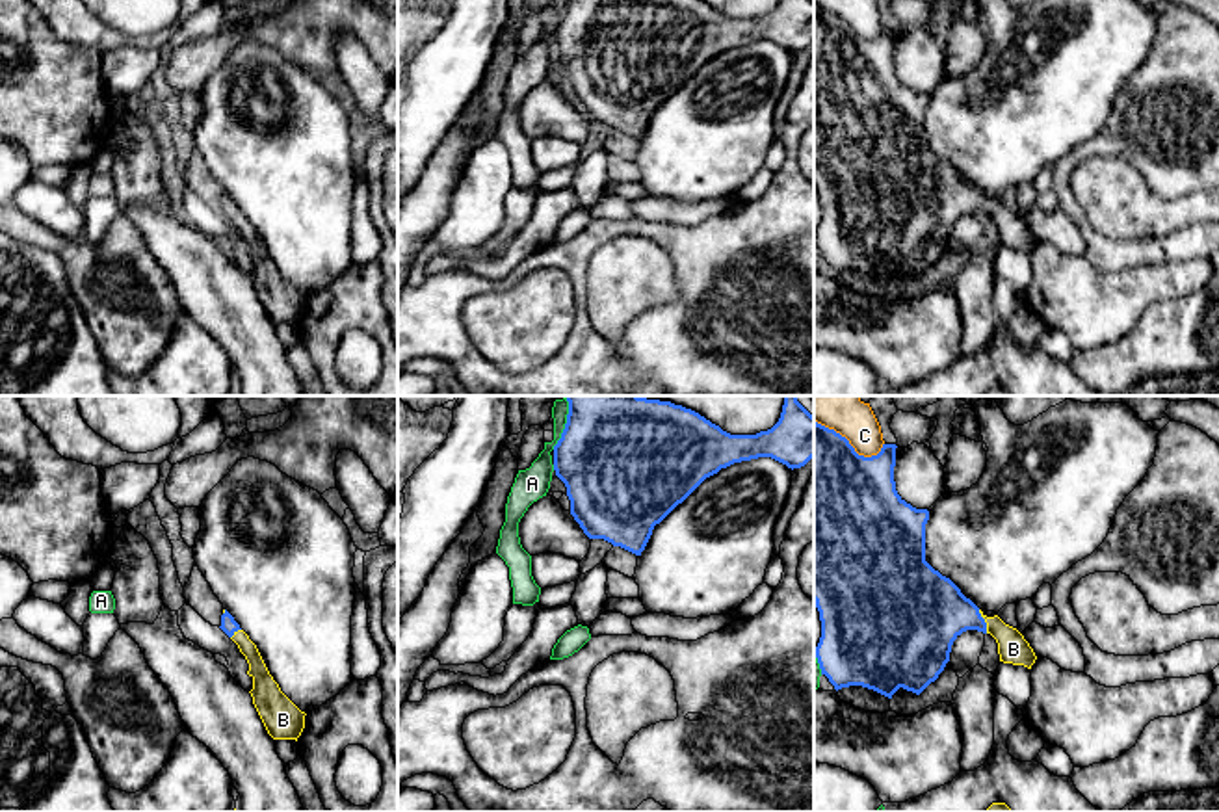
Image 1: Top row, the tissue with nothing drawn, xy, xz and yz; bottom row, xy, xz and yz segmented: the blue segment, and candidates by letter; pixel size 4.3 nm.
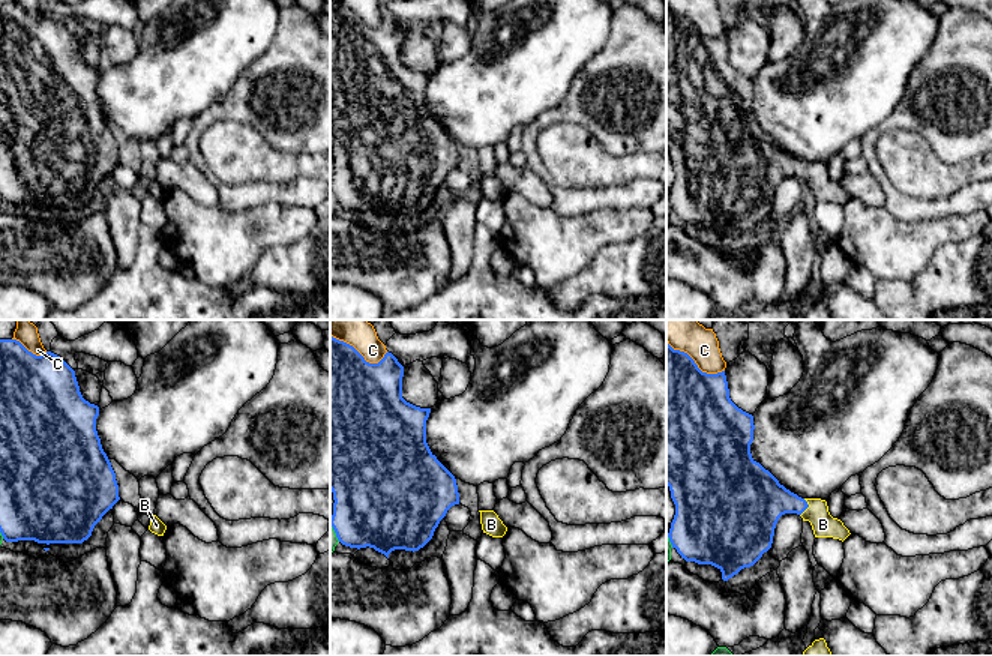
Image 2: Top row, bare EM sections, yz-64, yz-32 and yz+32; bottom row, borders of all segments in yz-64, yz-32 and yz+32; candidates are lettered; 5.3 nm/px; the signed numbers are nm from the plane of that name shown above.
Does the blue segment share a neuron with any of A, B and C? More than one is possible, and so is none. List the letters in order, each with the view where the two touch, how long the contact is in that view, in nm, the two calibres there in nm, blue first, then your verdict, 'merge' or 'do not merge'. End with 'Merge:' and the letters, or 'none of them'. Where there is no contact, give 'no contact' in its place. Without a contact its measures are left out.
A: meets blue in xz; contact 160 nm long; 420 nm thick on the blue side, 140 nm on the other; do not merge
B: meets blue in yz; contact 110 nm long; 320 nm thick on the blue side, 130 nm on the other; merge
C: meets blue in yz; contact 320 nm long; 480 nm thick on the blue side, 150 nm on the other; do not merge
Merge: B

